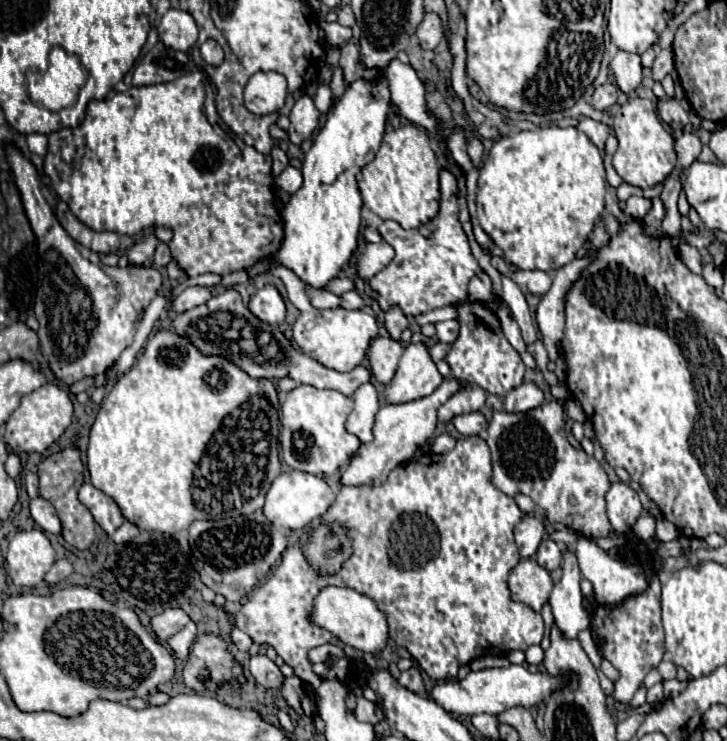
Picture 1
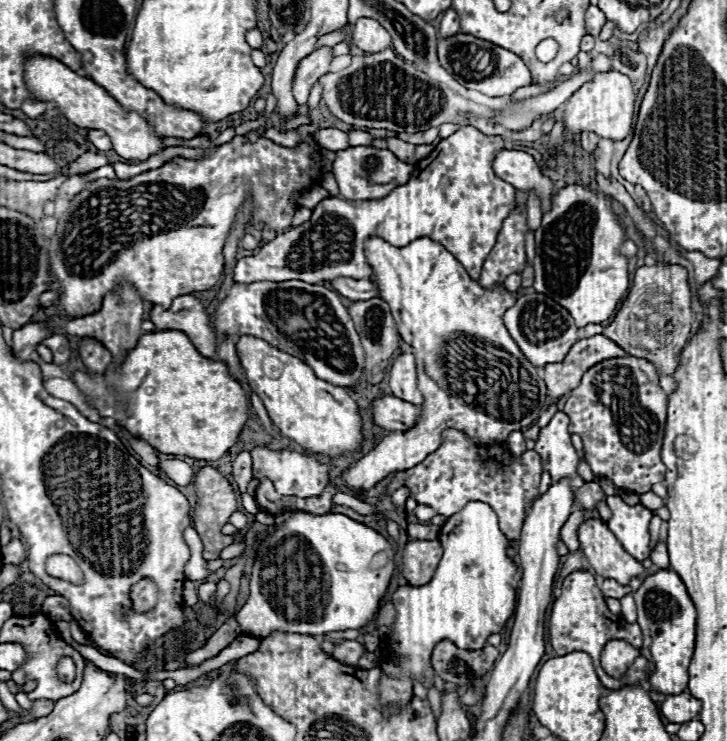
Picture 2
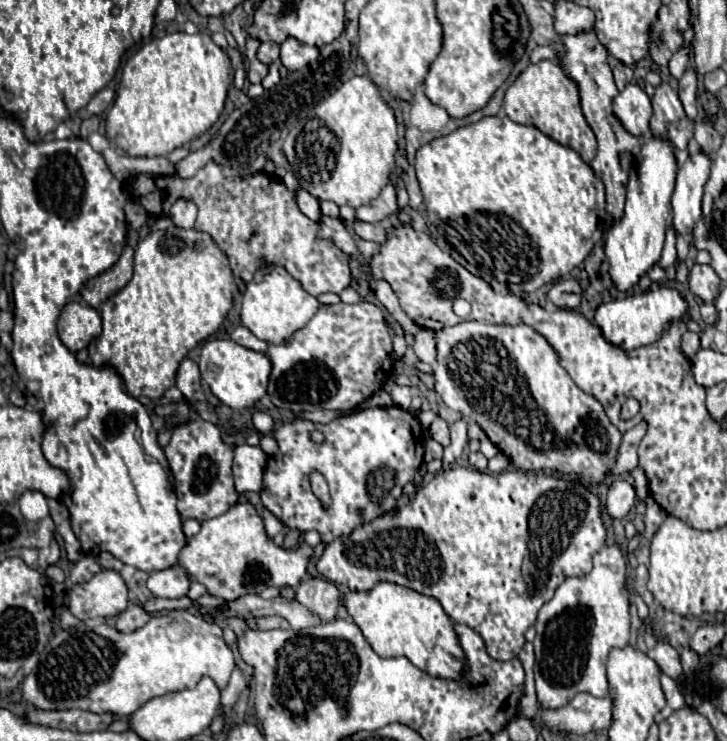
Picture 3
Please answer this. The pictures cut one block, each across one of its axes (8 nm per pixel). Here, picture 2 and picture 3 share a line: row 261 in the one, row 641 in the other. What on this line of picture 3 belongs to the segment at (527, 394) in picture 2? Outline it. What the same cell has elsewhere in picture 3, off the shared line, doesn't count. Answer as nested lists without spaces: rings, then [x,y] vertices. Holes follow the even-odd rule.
[[[378,582],[372,590],[344,594],[344,606],[378,656],[404,656],[416,668],[438,678],[460,676],[460,670],[464,668],[464,652],[460,650],[450,616],[436,598],[392,582]]]

